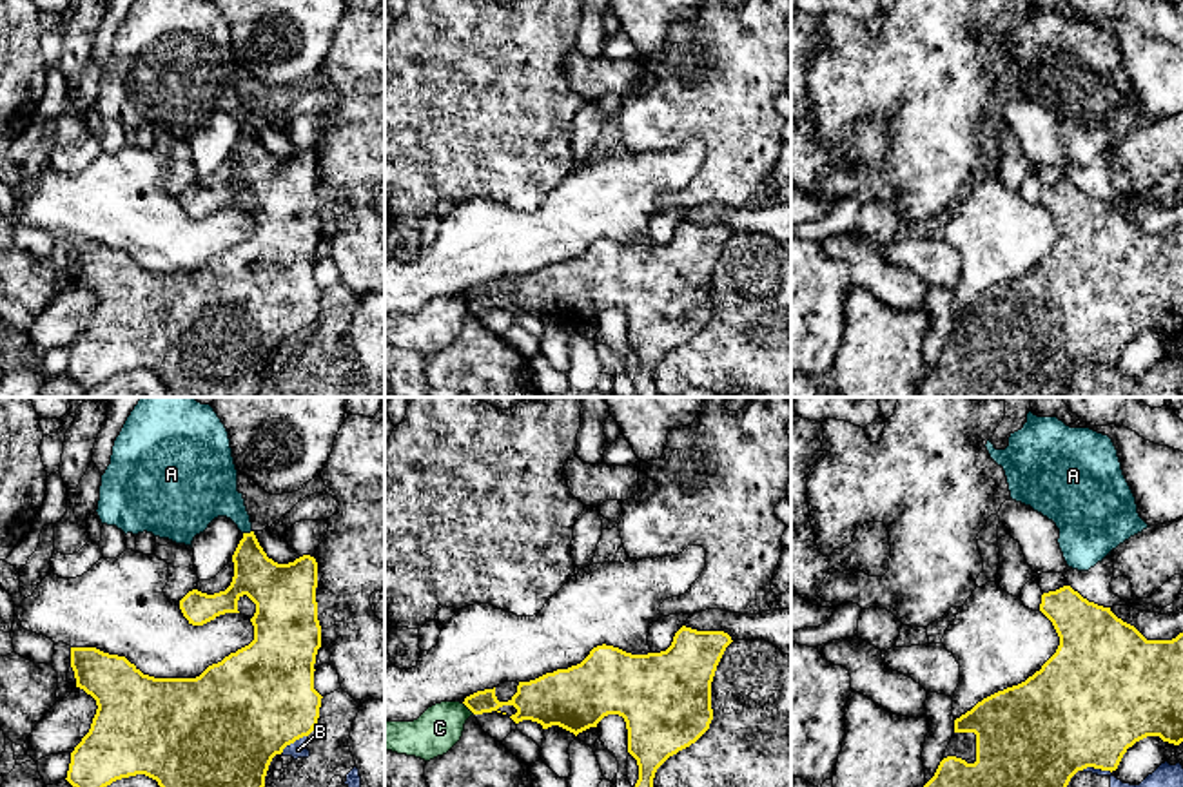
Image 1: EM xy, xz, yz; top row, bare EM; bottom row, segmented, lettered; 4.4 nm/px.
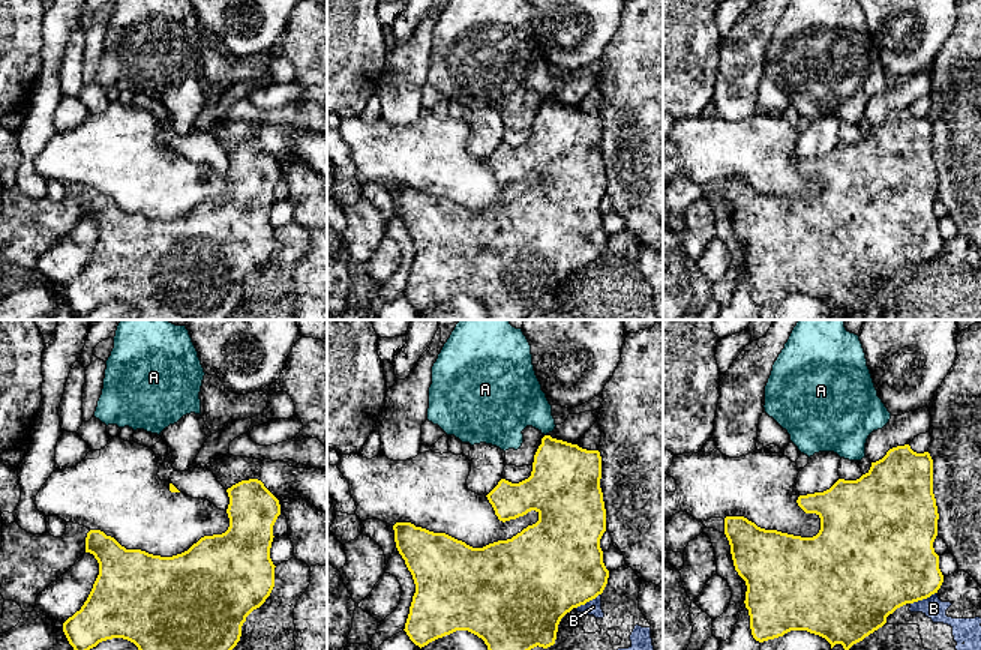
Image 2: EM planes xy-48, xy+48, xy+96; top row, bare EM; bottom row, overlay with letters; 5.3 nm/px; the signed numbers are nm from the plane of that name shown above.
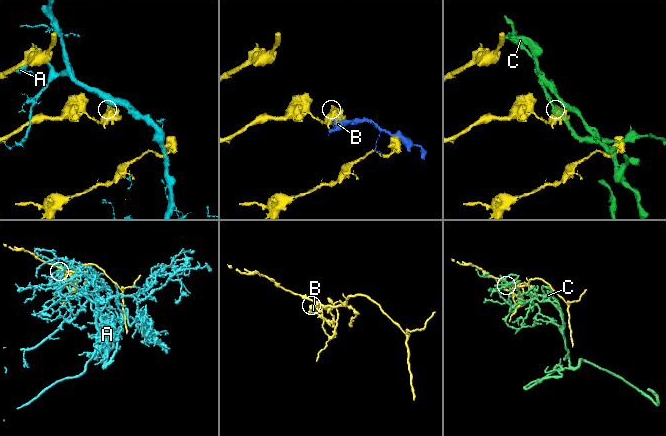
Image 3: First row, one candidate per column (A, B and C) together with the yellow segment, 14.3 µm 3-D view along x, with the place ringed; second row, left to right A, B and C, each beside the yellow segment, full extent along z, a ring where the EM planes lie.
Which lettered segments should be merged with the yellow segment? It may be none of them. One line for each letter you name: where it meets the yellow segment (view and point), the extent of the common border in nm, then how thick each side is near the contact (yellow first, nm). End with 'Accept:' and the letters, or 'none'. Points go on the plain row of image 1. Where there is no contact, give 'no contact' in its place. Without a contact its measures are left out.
Accept: none

